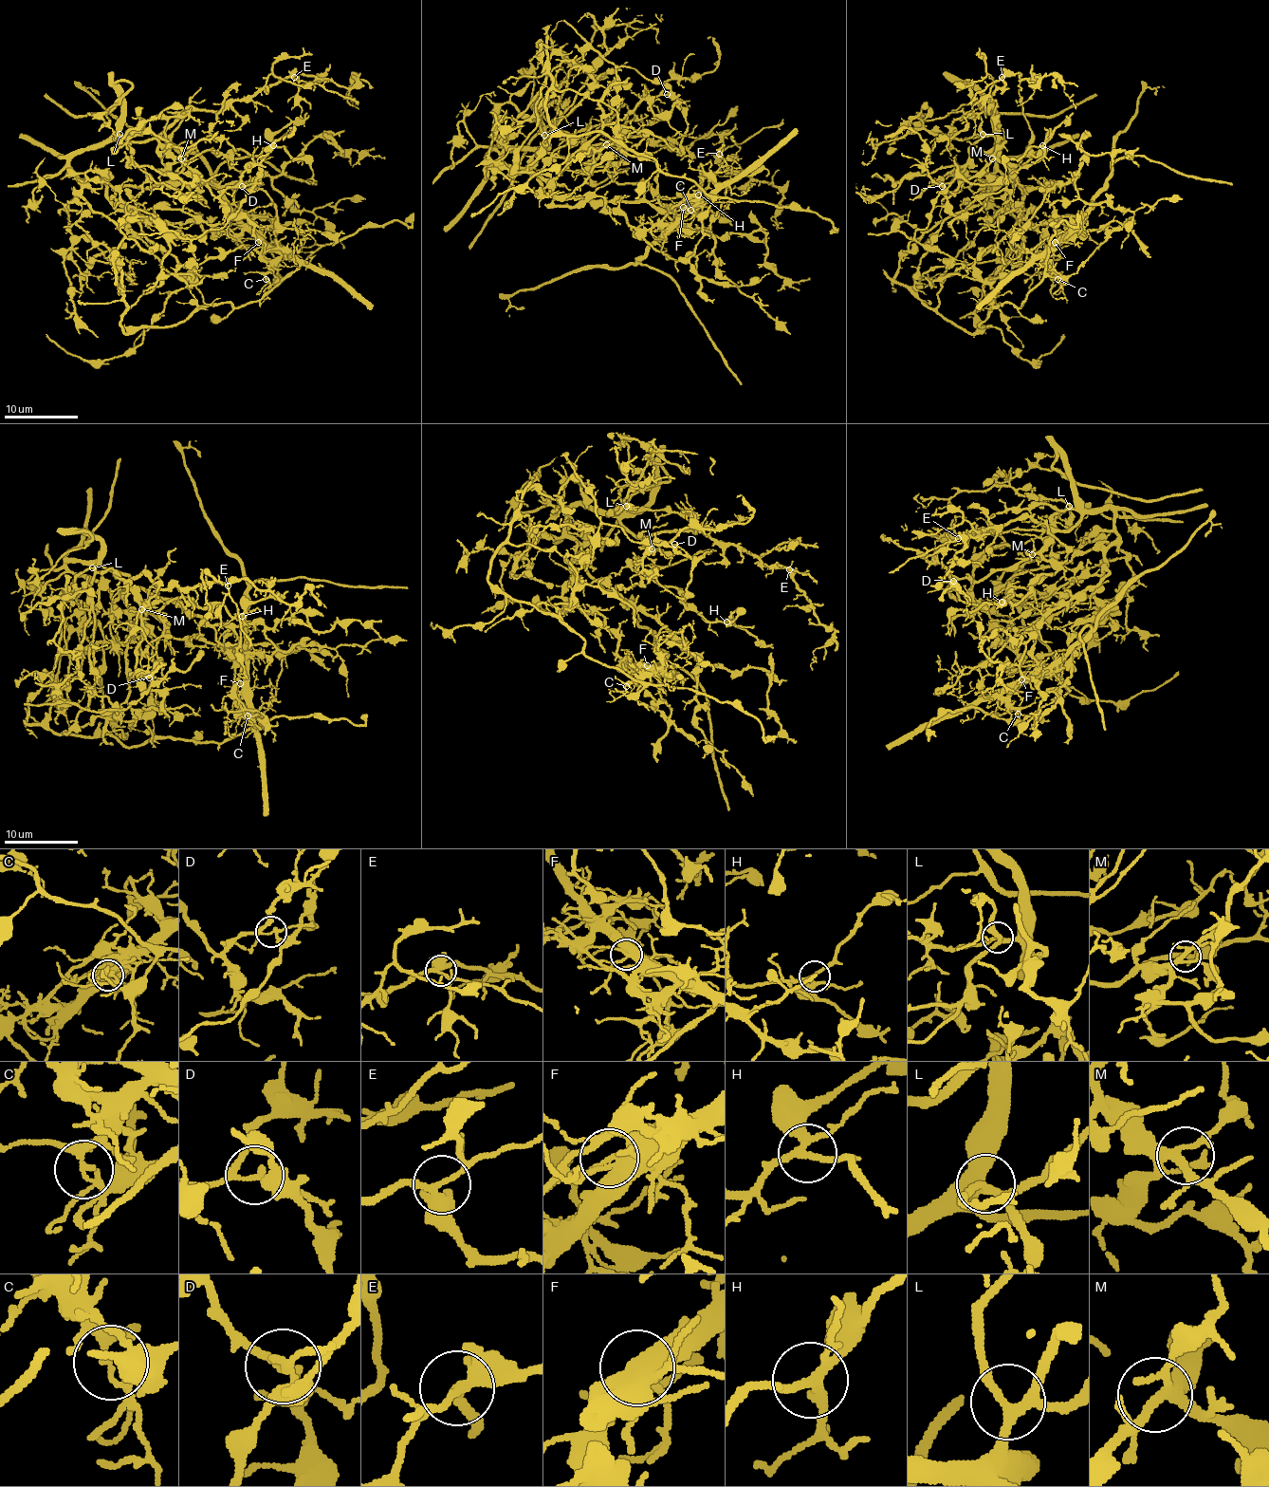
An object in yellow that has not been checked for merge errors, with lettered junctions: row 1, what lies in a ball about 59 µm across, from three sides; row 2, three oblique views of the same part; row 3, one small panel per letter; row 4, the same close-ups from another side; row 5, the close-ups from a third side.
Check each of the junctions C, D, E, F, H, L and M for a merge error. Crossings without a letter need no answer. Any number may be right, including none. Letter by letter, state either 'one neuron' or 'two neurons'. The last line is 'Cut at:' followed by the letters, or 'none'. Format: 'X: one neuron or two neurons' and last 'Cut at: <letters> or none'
C: two neurons
D: two neurons
E: one neuron
F: two neurons
H: one neuron
L: one neuron
M: one neuron
Cut at: C, D, F

